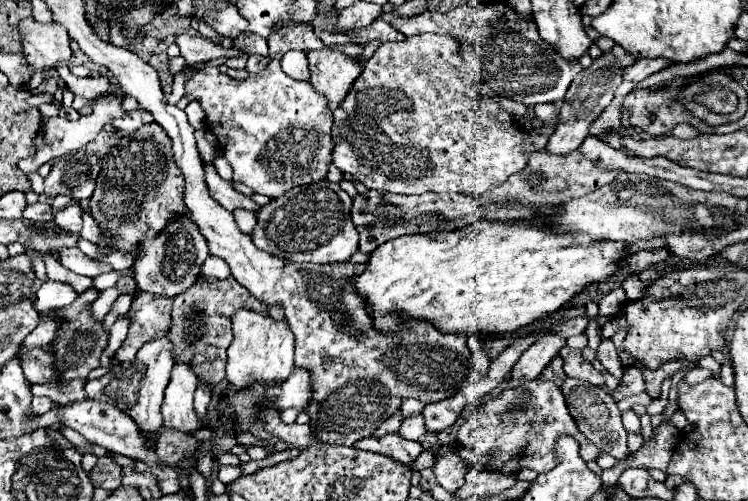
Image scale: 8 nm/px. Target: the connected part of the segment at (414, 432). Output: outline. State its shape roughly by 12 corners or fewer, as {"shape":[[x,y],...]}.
{"shape":[[422,416],[404,420],[398,434],[418,442],[426,434]]}

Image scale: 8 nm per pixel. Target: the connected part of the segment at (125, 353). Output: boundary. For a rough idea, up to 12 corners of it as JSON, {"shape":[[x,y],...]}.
{"shape":[[140,294],[116,358],[134,360],[170,328],[170,298]]}

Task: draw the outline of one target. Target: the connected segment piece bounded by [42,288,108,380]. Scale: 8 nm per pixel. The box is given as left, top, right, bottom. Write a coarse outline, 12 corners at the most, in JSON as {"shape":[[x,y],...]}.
{"shape":[[90,288],[54,316],[50,344],[58,378],[86,380],[100,366],[108,334],[92,316]]}

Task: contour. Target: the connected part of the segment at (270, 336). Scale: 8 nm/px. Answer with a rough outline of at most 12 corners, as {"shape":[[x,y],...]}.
{"shape":[[234,314],[234,390],[282,384],[294,368],[286,322]]}

